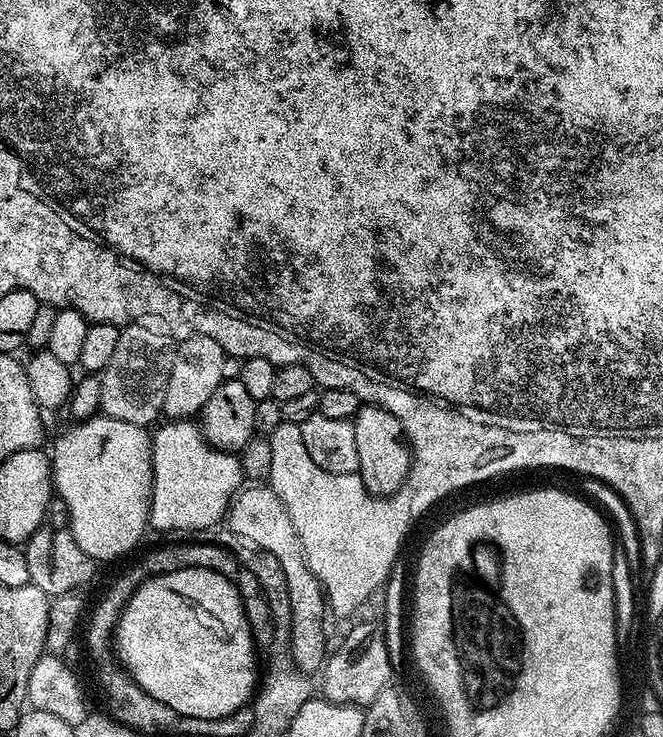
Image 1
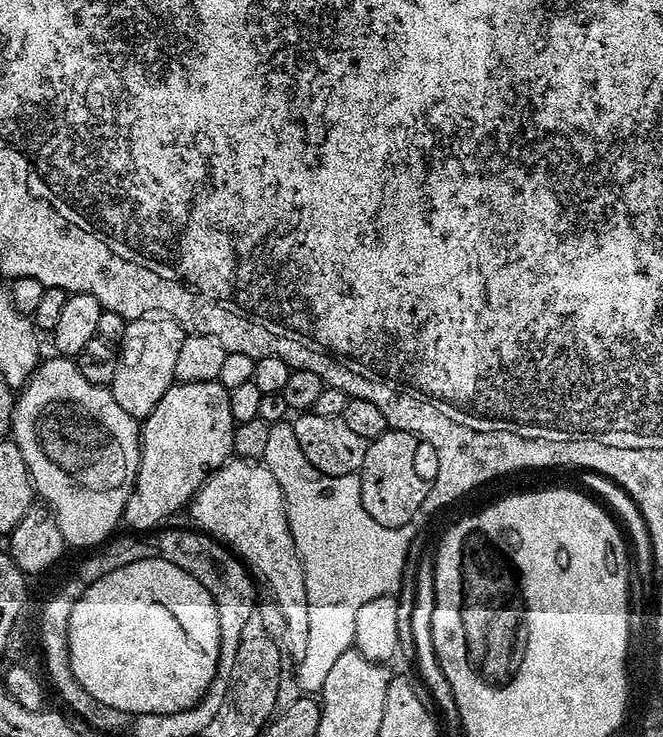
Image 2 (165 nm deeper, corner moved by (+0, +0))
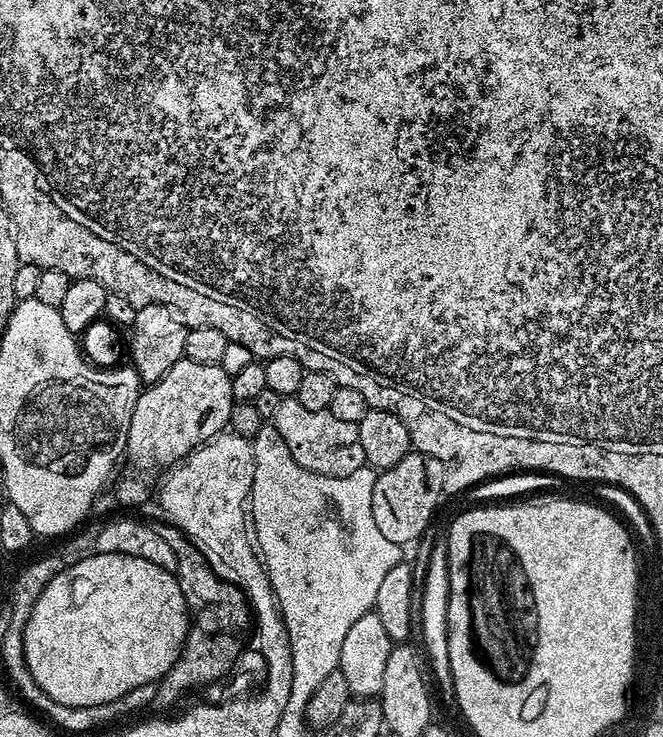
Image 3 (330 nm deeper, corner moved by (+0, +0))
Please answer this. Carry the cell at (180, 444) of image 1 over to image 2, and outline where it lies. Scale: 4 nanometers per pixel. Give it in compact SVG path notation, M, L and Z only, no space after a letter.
M217 379L185 384L174 382L170 390L162 394L162 402L154 406L151 414L143 417L140 430L140 465L132 493L124 507L123 518L123 523L129 524L133 533L147 533L157 527L160 518L187 509L192 503L192 497L203 486L205 480L217 468L228 463L233 455L234 430L237 426L230 414L228 393L229 391Z

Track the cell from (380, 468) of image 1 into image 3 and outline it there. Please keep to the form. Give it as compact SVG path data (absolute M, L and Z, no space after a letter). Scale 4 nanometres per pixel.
M415 450L406 454L396 465L383 469L374 482L372 495L372 517L374 526L382 530L385 538L401 546L411 545L419 541L420 536L428 528L436 507L440 504L440 496L445 495L444 467L438 458L425 452Z

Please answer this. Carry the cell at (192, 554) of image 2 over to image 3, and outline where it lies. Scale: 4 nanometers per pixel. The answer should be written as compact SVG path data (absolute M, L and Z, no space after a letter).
M167 522L157 523L156 530L174 550L177 559L178 579L182 594L188 603L190 623L184 650L180 653L174 666L158 682L162 692L170 692L170 710L175 709L183 696L191 694L195 688L204 688L207 684L216 684L232 667L236 668L241 653L246 648L244 639L250 636L254 617L248 607L244 591L236 584L226 582L206 562L192 541L178 528Z

